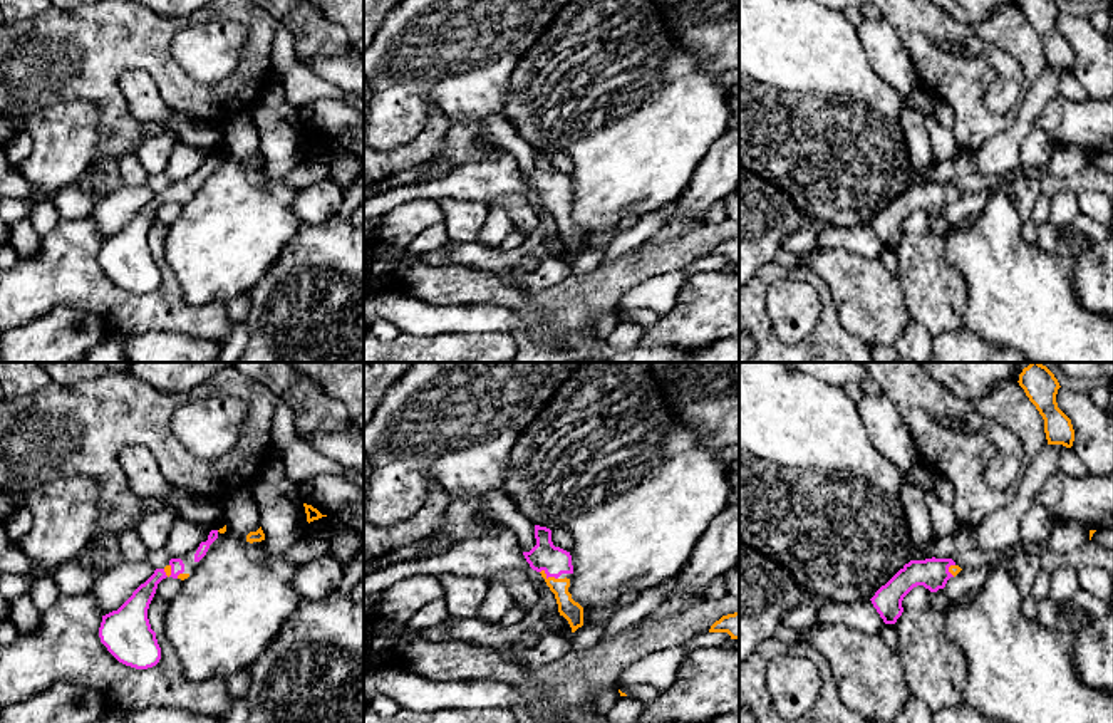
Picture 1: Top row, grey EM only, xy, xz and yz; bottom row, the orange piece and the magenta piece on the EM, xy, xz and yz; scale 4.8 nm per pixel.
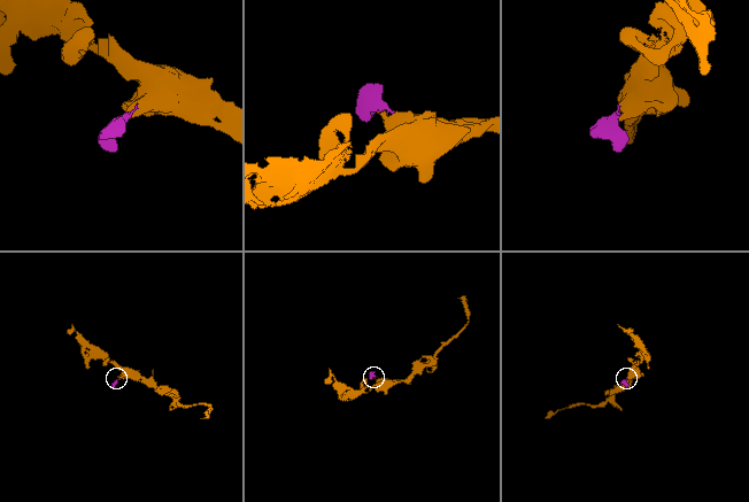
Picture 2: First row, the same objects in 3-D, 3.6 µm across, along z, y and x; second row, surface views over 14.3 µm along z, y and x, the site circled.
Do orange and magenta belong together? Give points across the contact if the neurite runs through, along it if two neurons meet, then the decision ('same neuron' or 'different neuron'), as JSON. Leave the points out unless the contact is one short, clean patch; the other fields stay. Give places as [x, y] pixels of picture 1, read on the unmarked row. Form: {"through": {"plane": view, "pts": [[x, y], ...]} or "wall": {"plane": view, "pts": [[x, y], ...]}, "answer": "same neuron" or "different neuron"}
{"through": {"plane": "xz", "pts": [[572, 235], [560, 213], [548, 202], [550, 190], [555, 185]]}, "answer": "same neuron"}

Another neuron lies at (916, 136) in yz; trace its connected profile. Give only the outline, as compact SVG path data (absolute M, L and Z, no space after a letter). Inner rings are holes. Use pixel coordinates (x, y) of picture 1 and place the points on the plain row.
M903 107L900 112L900 126L903 129L903 143L915 171L934 163L934 148L925 127L924 114Z

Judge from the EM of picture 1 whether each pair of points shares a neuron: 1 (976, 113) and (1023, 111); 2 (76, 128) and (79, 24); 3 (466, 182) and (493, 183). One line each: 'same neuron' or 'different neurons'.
1: different neurons
2: different neurons
3: same neuron

